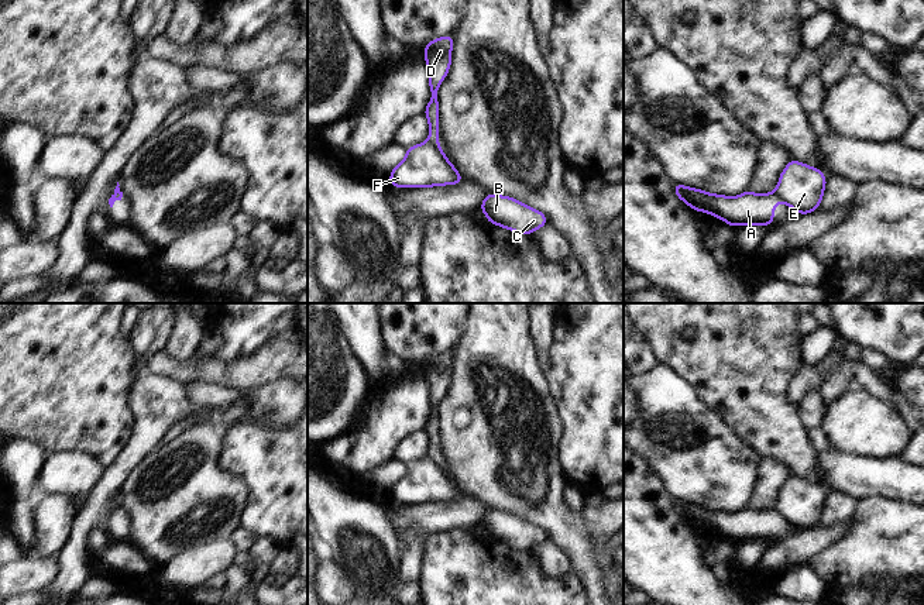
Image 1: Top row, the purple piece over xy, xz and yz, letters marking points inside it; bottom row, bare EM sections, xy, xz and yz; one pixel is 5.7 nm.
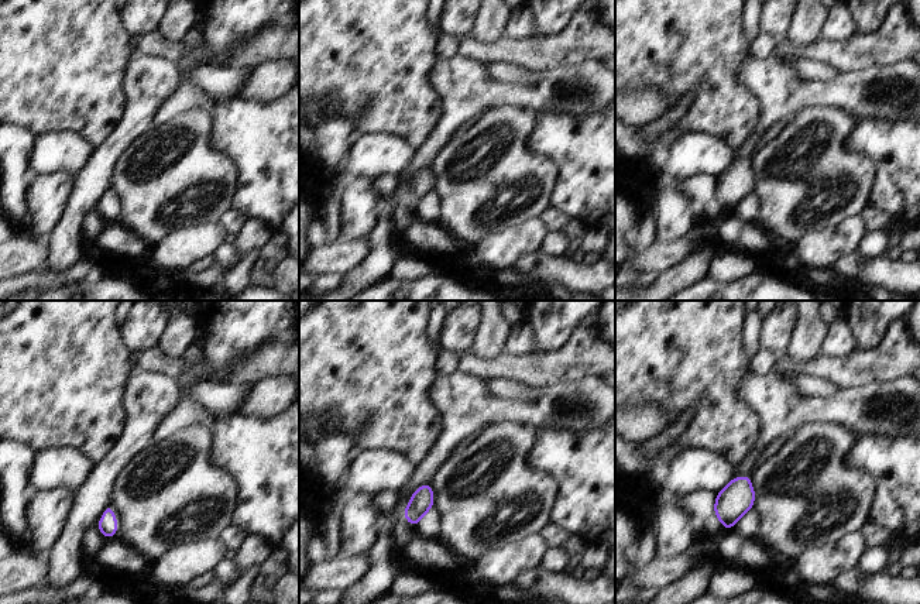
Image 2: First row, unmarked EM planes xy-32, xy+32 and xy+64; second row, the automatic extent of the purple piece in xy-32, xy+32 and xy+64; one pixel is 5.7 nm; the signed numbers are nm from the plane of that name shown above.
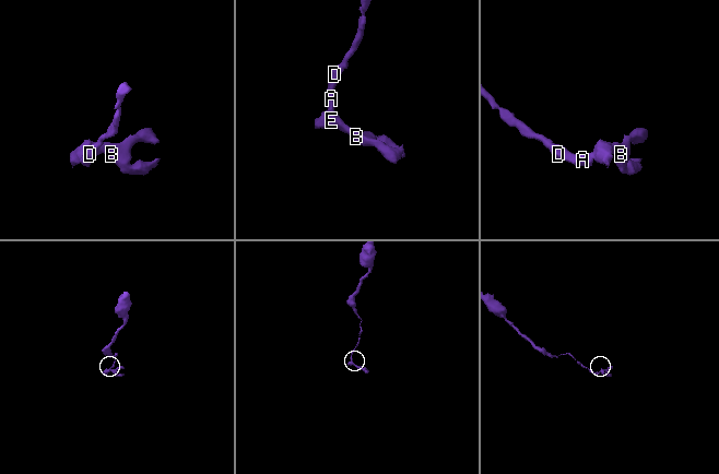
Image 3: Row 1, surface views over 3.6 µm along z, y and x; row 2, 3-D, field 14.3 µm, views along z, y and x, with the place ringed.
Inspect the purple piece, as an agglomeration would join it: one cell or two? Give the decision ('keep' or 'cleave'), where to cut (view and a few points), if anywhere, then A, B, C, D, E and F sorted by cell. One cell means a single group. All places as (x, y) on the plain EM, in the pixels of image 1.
cleave; cut in yz along (776, 506), (775, 516); A D / B C E F

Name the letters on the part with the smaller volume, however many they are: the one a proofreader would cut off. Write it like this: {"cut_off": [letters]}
{"cut_off": ["B", "C", "E", "F"]}

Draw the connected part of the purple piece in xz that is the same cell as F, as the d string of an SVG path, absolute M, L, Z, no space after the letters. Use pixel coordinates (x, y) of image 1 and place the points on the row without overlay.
M432 456L406 464L405 475L389 489L392 505L457 501L463 496L440 461Z

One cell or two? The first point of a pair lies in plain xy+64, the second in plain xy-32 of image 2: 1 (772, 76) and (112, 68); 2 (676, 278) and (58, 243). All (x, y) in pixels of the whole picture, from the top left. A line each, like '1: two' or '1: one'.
1: two
2: one

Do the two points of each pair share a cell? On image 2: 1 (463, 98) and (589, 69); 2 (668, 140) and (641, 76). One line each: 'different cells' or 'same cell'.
1: same cell
2: different cells

